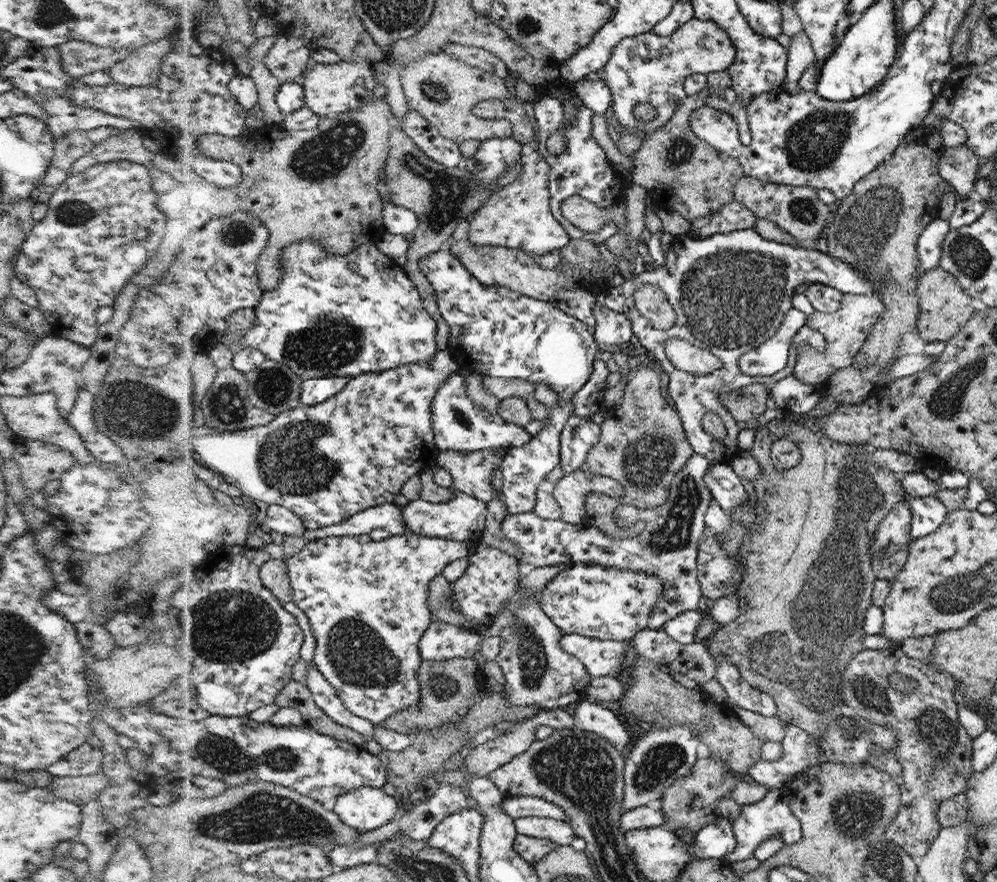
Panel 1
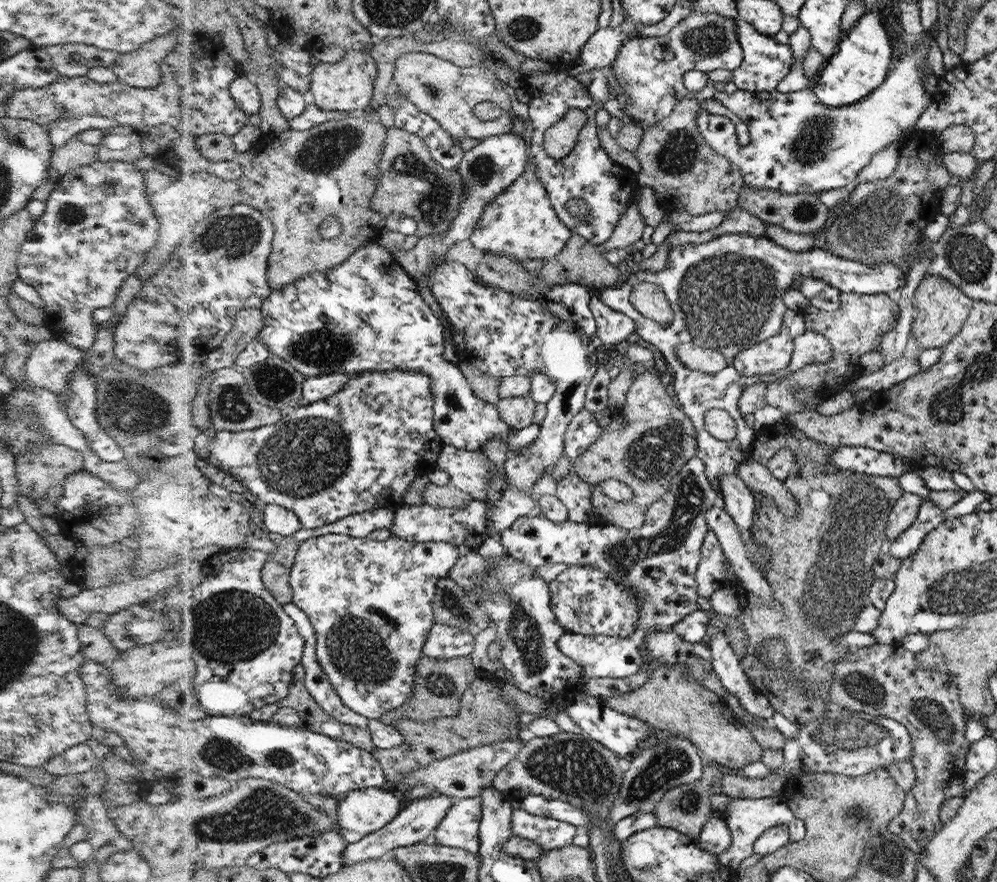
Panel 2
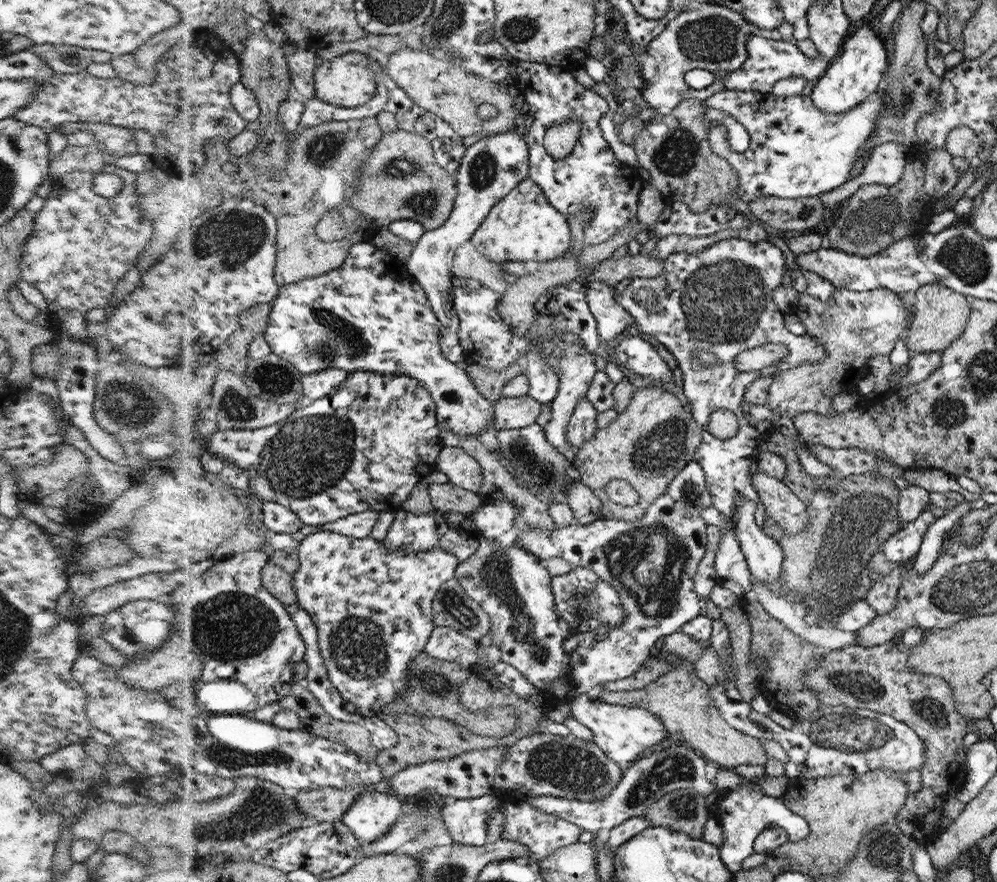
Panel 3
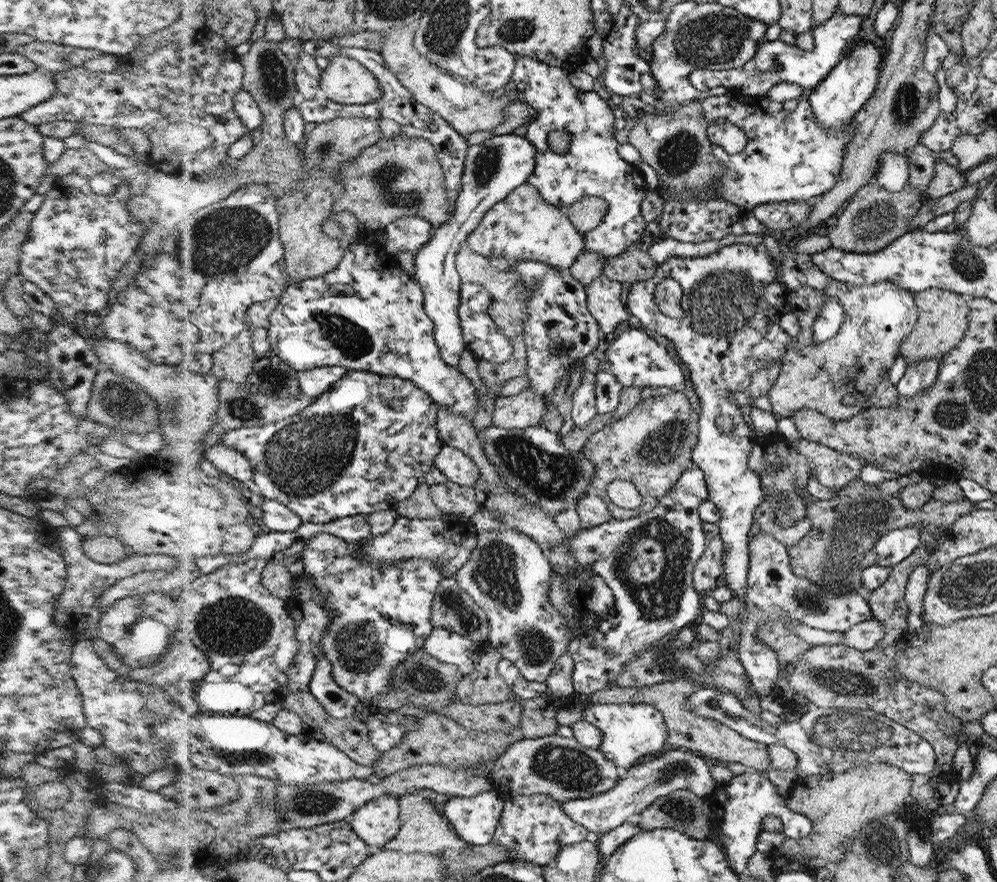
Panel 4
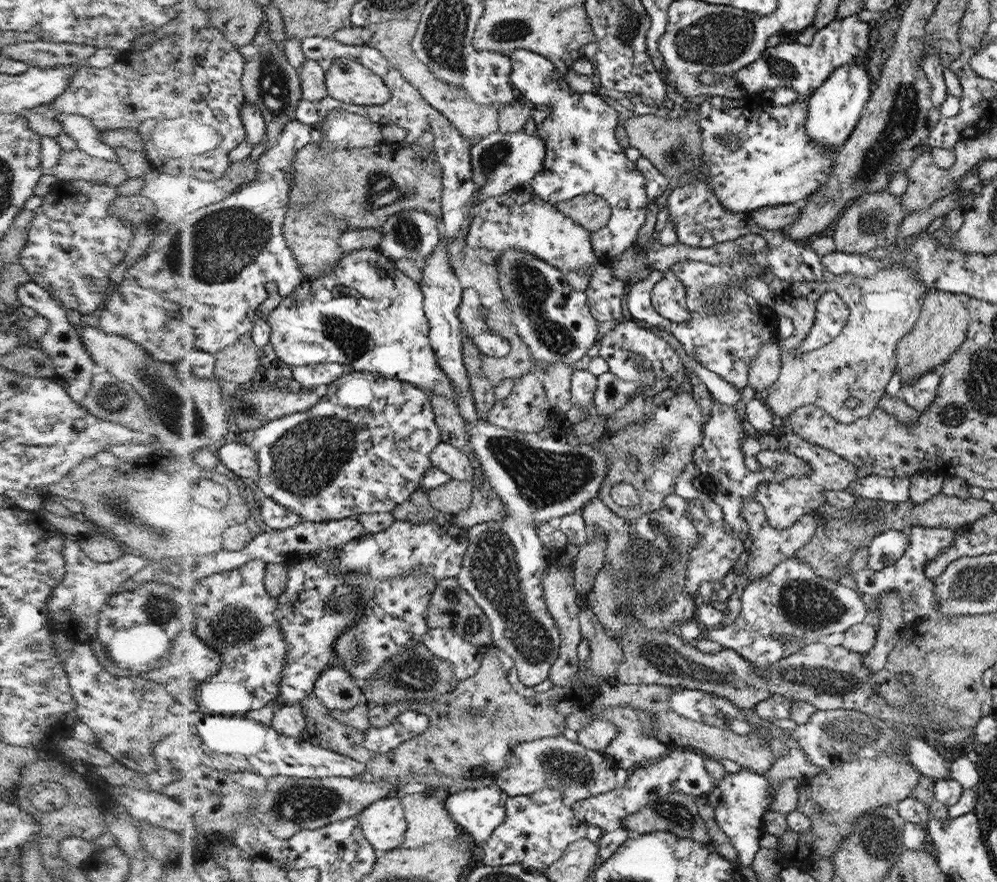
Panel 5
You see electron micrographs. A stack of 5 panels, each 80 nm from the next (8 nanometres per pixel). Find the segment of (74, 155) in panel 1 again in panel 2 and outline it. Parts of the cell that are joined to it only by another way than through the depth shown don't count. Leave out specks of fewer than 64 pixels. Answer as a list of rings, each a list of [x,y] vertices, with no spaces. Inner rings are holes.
[[[74,135],[63,147],[56,147],[51,156],[51,167],[61,176],[69,173],[73,168],[92,164],[97,158],[98,145],[83,142],[78,135]]]

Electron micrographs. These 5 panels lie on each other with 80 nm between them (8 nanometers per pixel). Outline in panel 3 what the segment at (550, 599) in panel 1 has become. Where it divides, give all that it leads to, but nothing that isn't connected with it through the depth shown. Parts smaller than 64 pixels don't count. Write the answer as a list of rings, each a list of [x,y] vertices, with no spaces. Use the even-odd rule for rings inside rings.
[[[573,567],[571,572],[554,577],[553,593],[556,596],[558,613],[568,621],[572,633],[588,632],[602,626],[618,627],[625,620],[625,609],[621,603],[621,594],[612,585],[602,580],[588,567]]]

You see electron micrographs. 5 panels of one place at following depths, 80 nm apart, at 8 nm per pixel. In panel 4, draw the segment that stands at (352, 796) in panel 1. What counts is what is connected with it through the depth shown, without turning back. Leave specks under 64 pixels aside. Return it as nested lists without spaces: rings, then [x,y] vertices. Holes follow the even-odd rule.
[[[399,796],[372,799],[351,818],[356,832],[372,847],[388,848],[402,830]]]

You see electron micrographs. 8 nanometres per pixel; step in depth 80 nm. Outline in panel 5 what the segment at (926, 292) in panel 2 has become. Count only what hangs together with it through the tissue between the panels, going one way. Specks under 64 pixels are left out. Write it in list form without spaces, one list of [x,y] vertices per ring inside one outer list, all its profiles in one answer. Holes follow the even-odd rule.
[[[934,289],[929,294],[921,298],[921,314],[918,322],[913,330],[905,335],[905,338],[897,344],[897,372],[902,378],[902,383],[913,383],[916,379],[920,379],[928,371],[934,368],[941,369],[944,363],[948,363],[953,356],[953,352],[958,350],[964,342],[966,336],[966,328],[968,328],[968,310],[964,308],[964,304],[960,302],[961,297],[957,293],[938,291]]]

